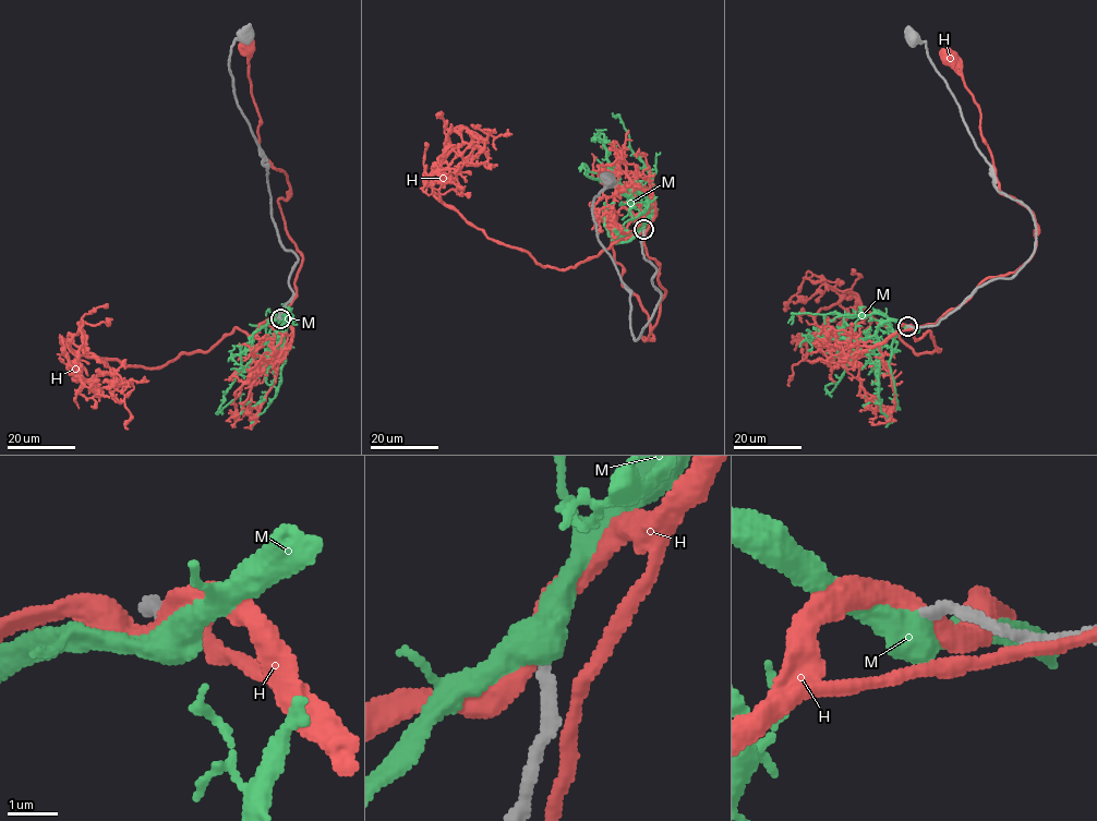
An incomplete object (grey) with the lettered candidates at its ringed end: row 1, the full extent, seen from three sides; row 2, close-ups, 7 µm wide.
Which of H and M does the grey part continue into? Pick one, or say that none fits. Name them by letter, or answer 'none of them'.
M

